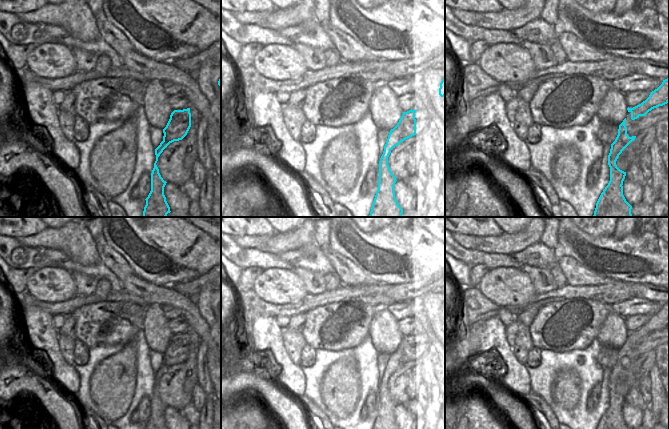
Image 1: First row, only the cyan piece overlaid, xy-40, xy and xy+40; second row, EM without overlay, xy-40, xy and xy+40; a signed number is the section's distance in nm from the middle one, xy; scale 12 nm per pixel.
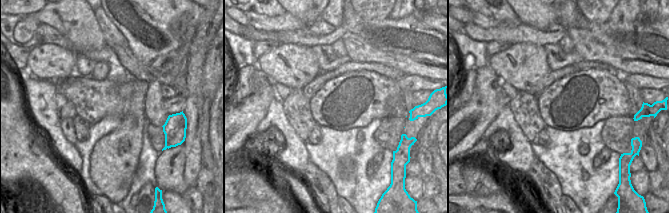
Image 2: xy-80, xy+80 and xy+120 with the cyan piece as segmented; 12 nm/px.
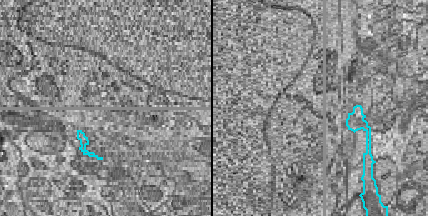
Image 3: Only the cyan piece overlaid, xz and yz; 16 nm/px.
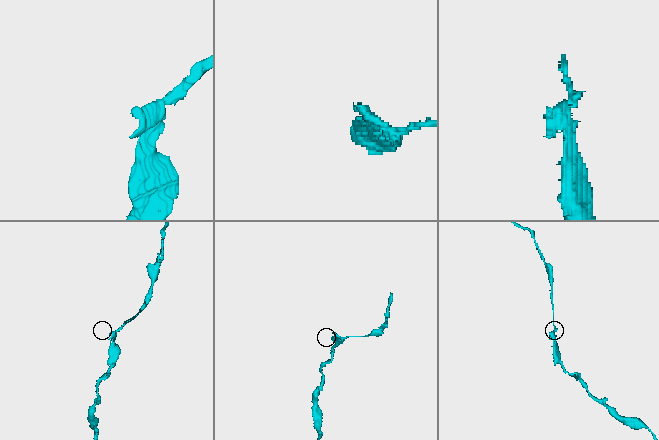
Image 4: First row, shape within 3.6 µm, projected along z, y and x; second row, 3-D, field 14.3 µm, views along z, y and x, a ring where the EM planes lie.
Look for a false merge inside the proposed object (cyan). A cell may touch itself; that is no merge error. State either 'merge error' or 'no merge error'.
merge error

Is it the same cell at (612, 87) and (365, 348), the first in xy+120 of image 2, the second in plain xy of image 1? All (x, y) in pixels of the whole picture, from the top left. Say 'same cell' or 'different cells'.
different cells

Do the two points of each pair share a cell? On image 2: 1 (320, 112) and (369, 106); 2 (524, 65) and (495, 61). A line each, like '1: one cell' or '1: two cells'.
1: one cell
2: one cell

